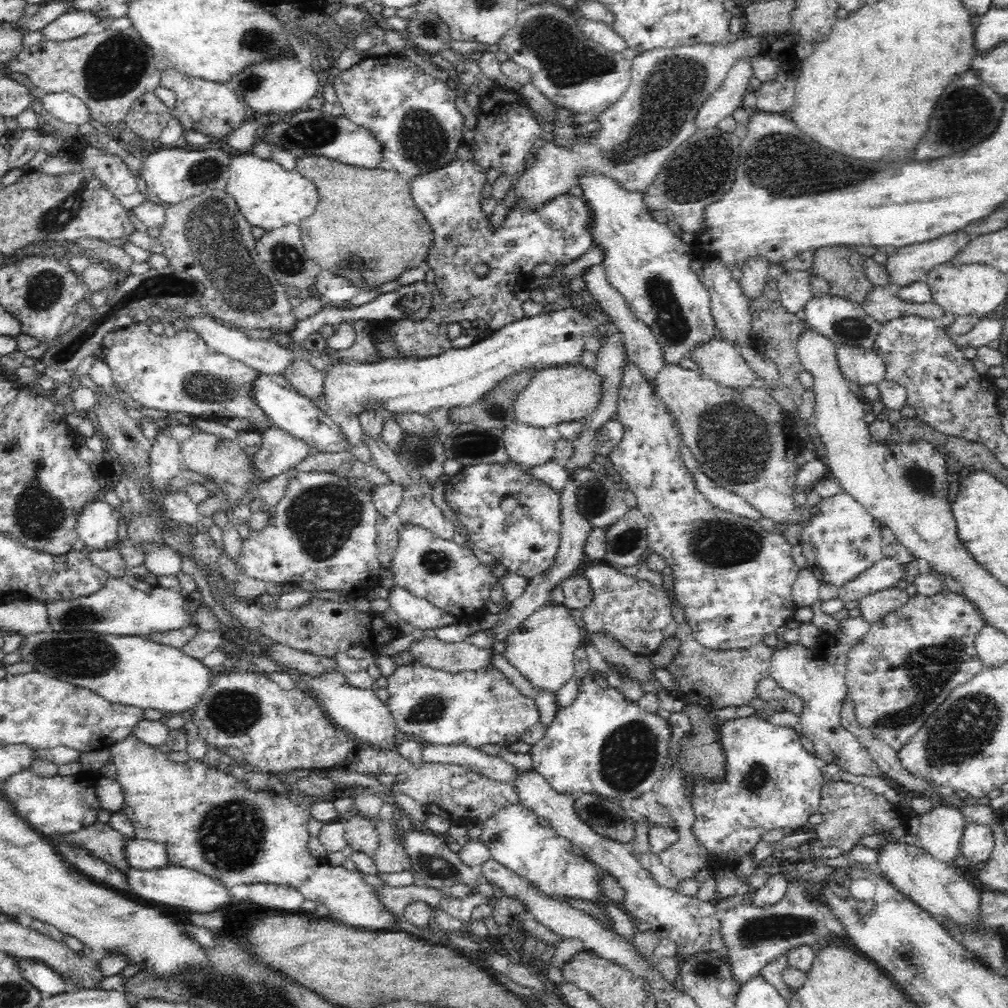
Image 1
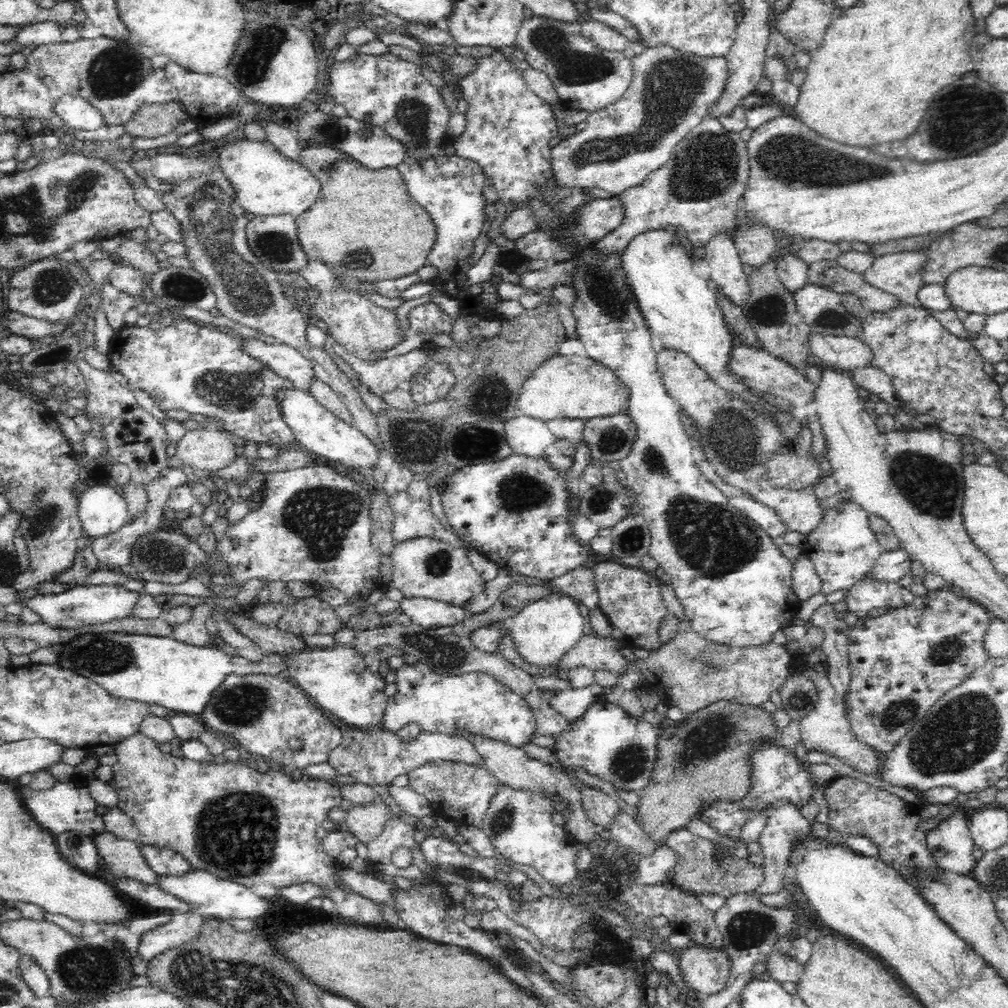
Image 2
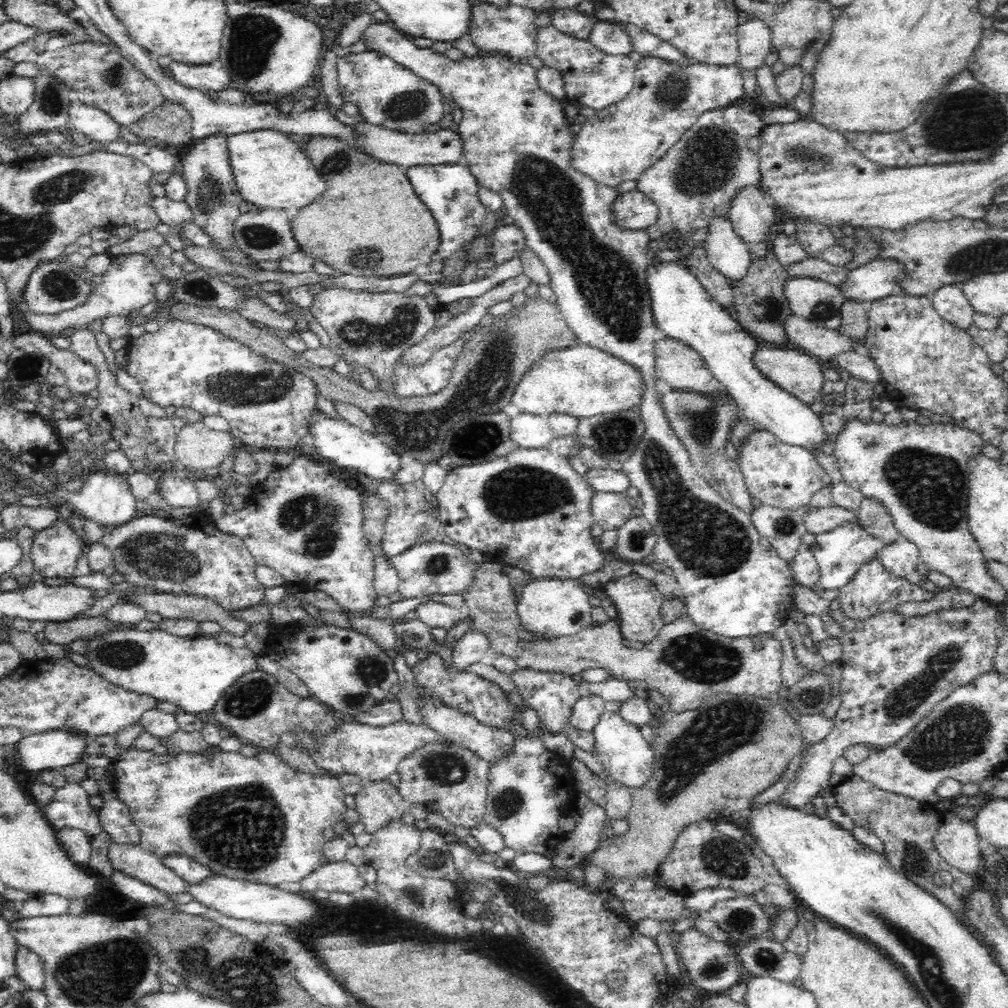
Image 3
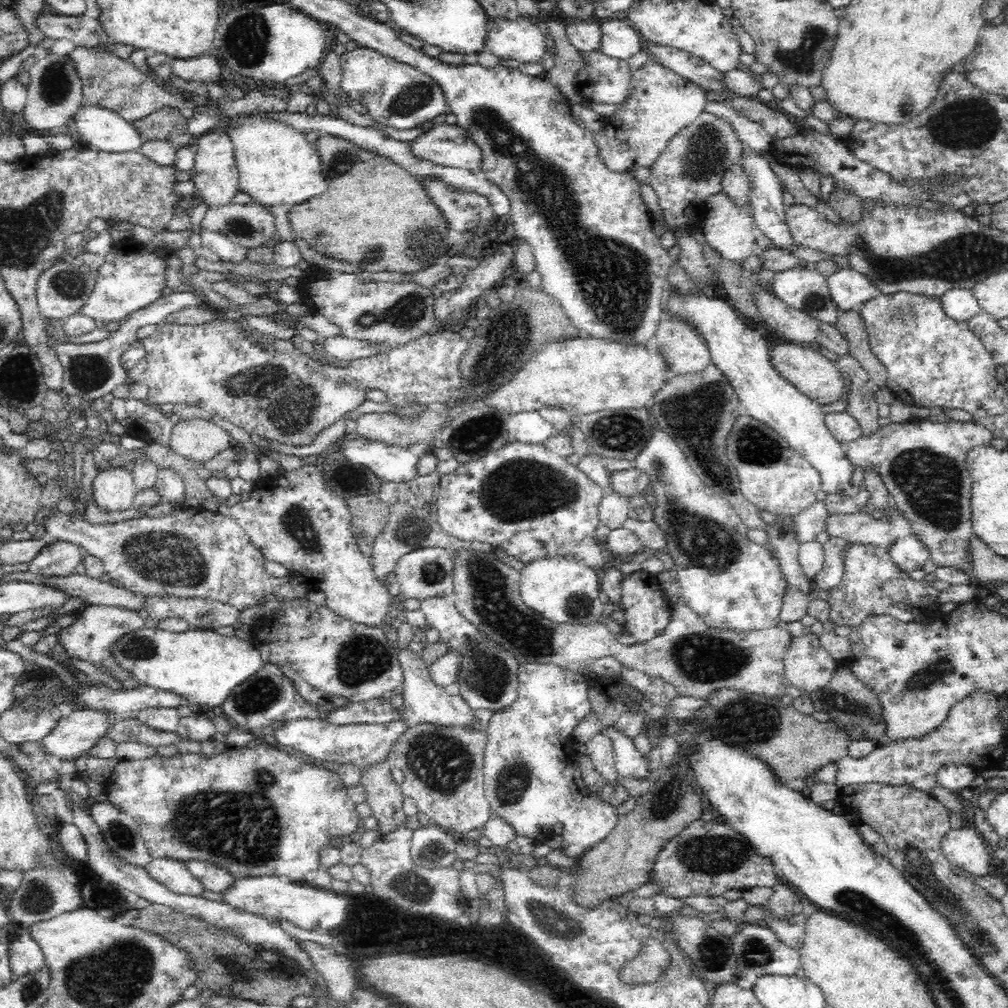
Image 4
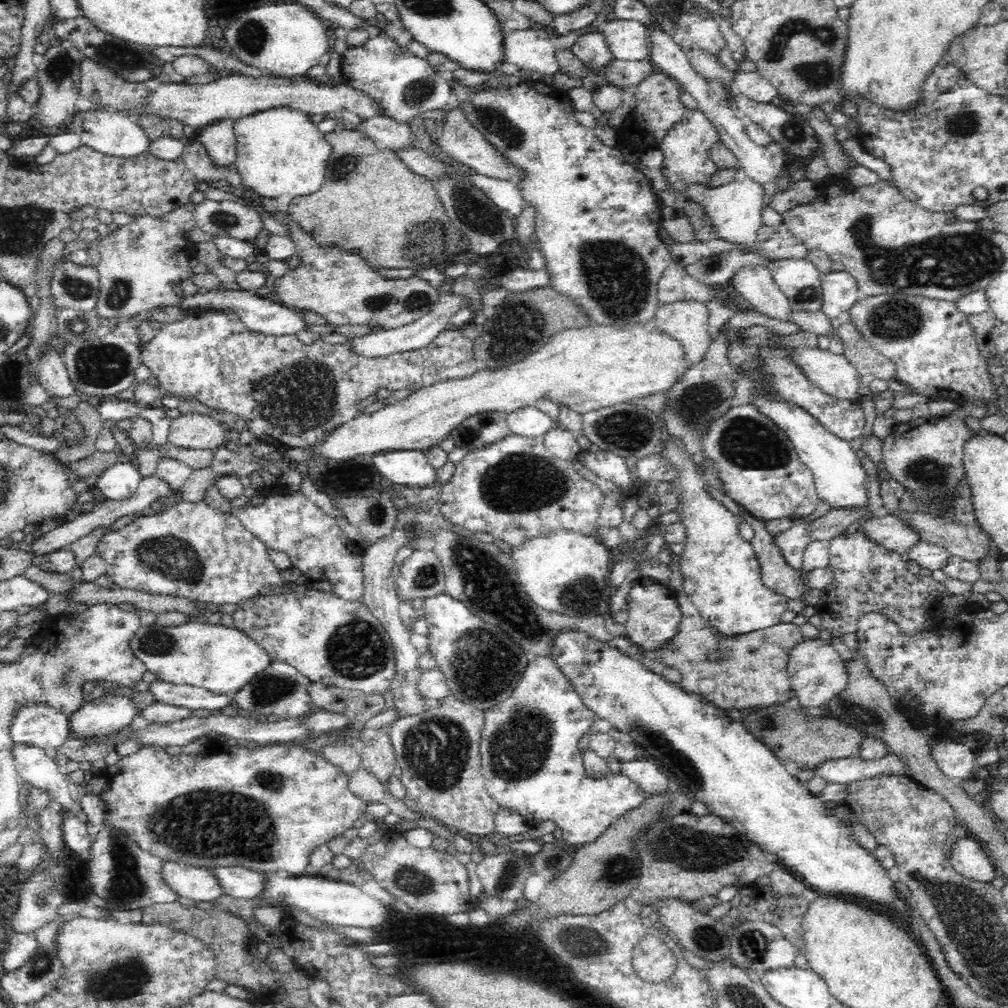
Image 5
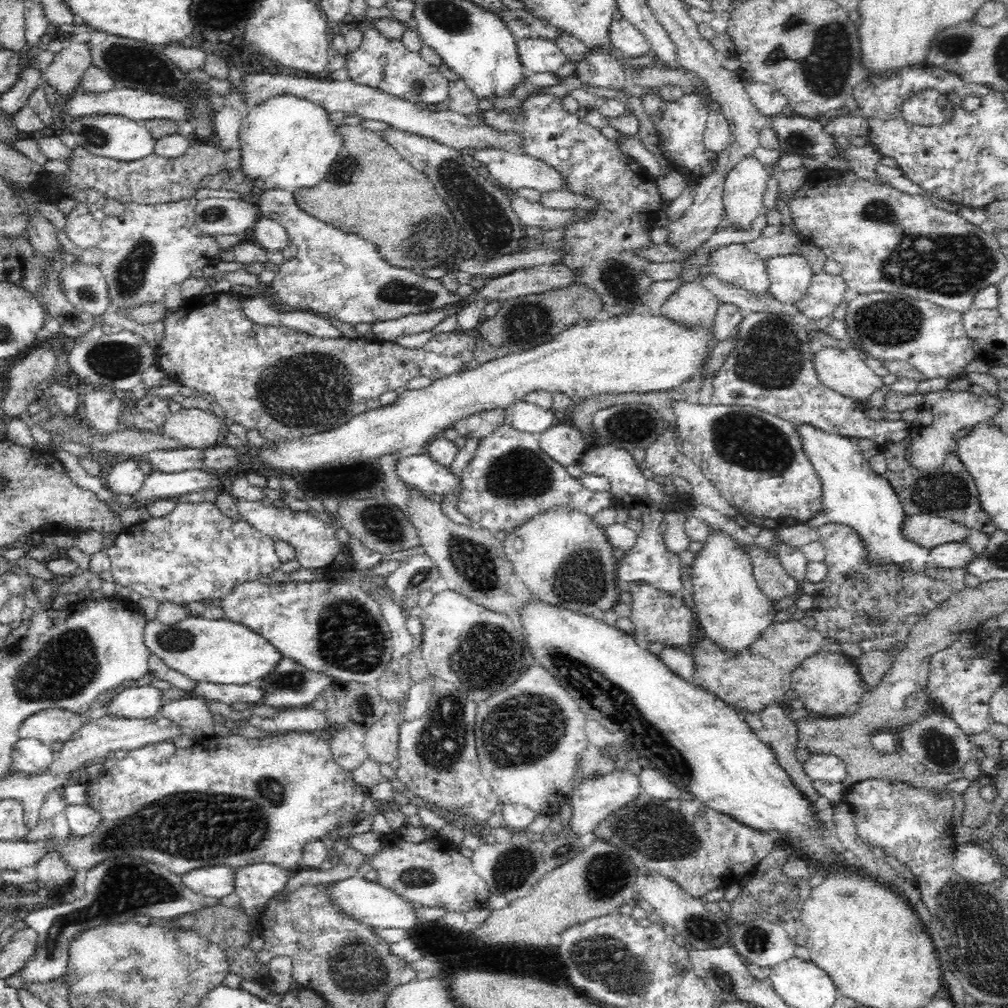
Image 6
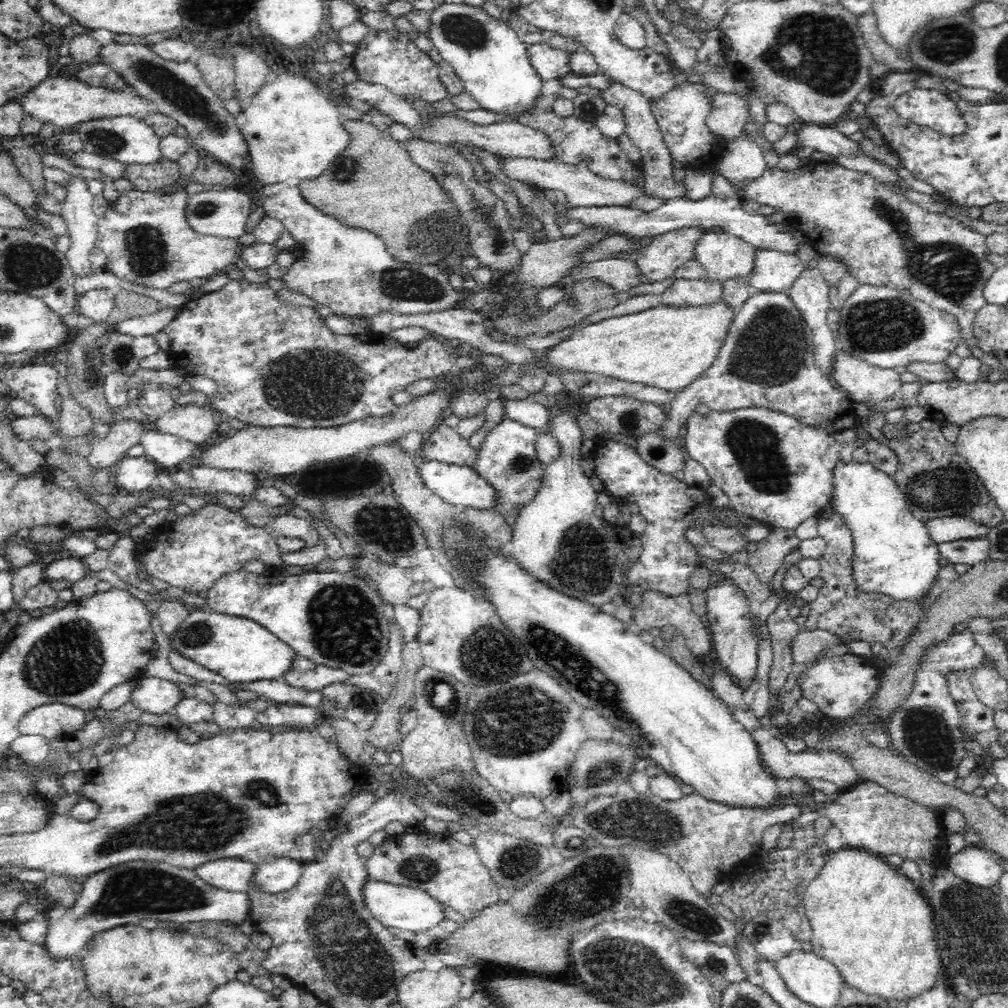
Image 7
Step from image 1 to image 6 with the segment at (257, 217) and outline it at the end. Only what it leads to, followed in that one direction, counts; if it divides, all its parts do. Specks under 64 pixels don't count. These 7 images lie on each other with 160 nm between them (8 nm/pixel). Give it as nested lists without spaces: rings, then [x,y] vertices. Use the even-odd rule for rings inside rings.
[[[278,94],[252,105],[239,131],[241,169],[253,187],[264,190],[312,188],[325,180],[331,164],[342,150],[344,139],[336,126],[330,124],[332,116],[314,102]]]

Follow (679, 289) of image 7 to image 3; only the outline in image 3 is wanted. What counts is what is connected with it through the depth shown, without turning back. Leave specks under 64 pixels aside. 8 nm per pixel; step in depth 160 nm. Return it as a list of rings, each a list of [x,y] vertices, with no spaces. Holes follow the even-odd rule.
[[[662,337],[655,346],[655,376],[661,386],[682,390],[704,391],[715,395],[723,391],[704,357],[688,343],[676,337]]]

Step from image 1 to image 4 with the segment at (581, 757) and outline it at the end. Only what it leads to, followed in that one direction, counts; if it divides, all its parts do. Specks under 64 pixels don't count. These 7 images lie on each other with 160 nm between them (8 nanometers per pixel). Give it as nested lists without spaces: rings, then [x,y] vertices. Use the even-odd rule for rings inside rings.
[[[615,725],[603,727],[602,733],[612,737],[615,752],[615,769],[619,779],[636,778],[636,780],[646,780],[650,778],[650,764],[645,756],[636,749],[632,738],[624,736]]]

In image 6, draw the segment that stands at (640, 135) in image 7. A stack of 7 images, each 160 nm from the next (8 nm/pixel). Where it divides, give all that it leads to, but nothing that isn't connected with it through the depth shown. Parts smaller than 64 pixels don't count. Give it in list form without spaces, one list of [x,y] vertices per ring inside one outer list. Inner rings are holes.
[[[590,51],[590,57],[576,68],[575,74],[584,85],[624,92],[627,75],[618,57],[606,51]]]

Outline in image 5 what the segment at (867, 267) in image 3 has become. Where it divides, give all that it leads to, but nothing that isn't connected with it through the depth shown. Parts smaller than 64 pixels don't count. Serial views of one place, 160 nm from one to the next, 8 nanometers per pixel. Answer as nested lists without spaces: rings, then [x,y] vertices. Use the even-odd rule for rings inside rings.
[[[830,271],[819,277],[823,294],[819,310],[830,319],[838,318],[862,297],[855,280],[847,272]]]

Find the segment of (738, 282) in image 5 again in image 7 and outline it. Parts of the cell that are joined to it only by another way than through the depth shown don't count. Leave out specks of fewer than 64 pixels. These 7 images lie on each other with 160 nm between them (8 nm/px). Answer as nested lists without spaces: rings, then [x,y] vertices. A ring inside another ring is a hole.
[[[714,229],[705,230],[694,243],[693,259],[698,261],[708,272],[710,277],[716,277],[723,282],[725,278],[738,275],[749,276],[753,267],[753,256],[756,247],[742,238],[726,231]]]

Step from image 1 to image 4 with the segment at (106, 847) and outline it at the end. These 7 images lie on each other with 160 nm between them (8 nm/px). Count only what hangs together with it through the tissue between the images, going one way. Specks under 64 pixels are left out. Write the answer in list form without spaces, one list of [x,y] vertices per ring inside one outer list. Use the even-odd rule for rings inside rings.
[[[152,858],[146,870],[152,878],[162,883],[174,894],[199,897],[206,890],[206,887],[192,874],[184,861]]]

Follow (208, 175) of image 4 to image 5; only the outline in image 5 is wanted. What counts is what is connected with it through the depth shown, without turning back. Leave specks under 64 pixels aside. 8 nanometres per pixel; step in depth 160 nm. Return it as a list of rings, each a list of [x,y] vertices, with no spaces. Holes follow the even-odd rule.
[[[224,118],[208,124],[198,132],[198,140],[206,145],[214,163],[218,165],[234,163],[237,159],[236,122],[232,118]]]

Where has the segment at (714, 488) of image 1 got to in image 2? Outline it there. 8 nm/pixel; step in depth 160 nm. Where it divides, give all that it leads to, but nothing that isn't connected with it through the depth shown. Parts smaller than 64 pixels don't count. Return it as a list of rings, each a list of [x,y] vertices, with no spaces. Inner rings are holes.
[[[746,495],[729,498],[736,510],[740,509],[754,523],[760,525],[772,541],[782,541],[782,536],[789,532],[788,524],[778,515],[776,509],[757,501],[755,498]]]

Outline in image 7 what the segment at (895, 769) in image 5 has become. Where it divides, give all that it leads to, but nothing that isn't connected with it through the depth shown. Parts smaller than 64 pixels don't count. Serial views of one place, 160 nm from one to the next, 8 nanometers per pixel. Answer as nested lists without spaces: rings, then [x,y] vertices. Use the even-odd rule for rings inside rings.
[[[772,737],[769,742],[757,744],[757,752],[759,752],[759,764],[764,772],[767,772],[776,780],[789,780],[798,776],[810,782],[813,778],[824,778],[833,782],[840,791],[848,790],[859,783],[859,776],[856,769],[843,758],[839,753],[826,748],[819,748],[817,751],[801,751],[799,753],[790,752],[786,744],[782,740]]]

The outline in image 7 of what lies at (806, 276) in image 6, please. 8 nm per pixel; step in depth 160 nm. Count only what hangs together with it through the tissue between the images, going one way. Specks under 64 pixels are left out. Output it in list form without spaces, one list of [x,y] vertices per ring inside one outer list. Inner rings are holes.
[[[756,247],[749,282],[753,291],[788,293],[806,263],[795,254]]]

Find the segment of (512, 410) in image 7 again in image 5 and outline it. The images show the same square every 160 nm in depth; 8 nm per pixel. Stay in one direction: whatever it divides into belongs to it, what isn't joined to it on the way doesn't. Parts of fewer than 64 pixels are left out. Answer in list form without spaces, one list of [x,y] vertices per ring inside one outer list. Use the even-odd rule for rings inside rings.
[[[534,405],[517,408],[507,415],[507,423],[512,434],[525,437],[544,437],[554,428],[552,417],[538,410]]]

